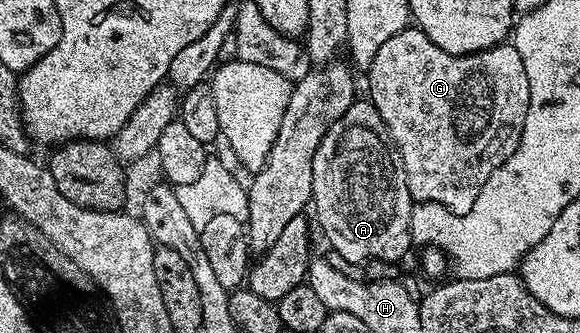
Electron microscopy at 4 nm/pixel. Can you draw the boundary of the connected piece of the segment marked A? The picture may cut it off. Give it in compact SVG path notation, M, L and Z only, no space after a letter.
M359 98L354 101L353 104L349 106L345 114L341 114L339 118L332 122L332 125L329 126L328 132L325 134L325 138L322 142L317 146L317 154L313 154L313 184L311 186L311 198L309 201L310 207L313 209L315 207L315 220L314 223L317 225L319 223L319 228L323 231L323 236L328 240L331 245L329 245L330 251L336 252L337 254L341 254L341 258L349 258L349 262L353 262L354 264L363 264L369 260L389 260L392 262L402 261L402 256L406 254L410 248L413 248L413 241L411 239L411 209L413 207L413 201L411 198L411 191L409 190L409 186L407 185L407 179L405 178L405 170L403 169L403 163L399 161L399 151L395 149L394 144L391 142L391 136L387 133L387 127L383 125L383 119L380 118L378 110L375 108L374 104L368 102L366 99Z

